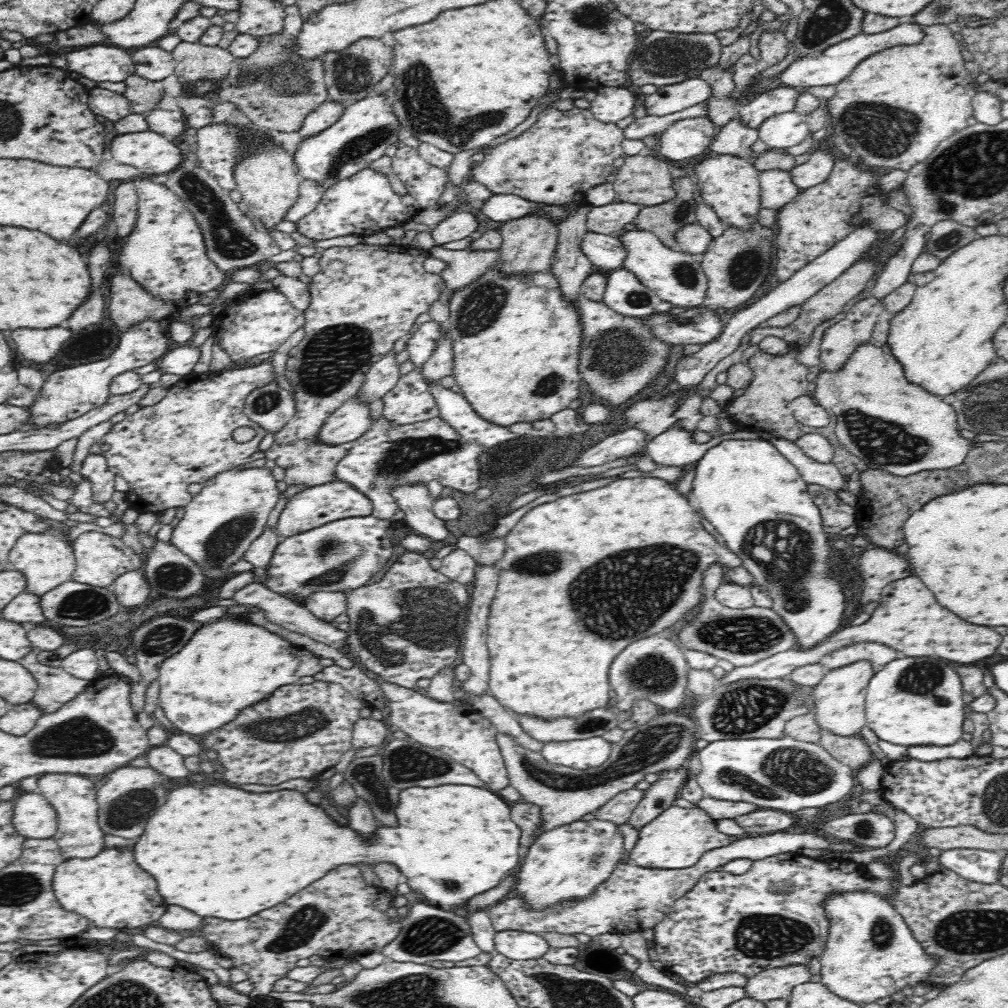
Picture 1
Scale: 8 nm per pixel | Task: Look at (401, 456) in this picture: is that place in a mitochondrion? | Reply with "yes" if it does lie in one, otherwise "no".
yes

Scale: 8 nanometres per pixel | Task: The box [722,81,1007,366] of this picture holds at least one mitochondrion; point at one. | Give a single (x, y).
(884, 131)

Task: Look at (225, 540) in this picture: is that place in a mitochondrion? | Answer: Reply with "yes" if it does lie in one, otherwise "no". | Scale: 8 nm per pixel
yes

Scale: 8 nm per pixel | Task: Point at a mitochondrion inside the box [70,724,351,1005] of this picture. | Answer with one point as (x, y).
(306, 921)

